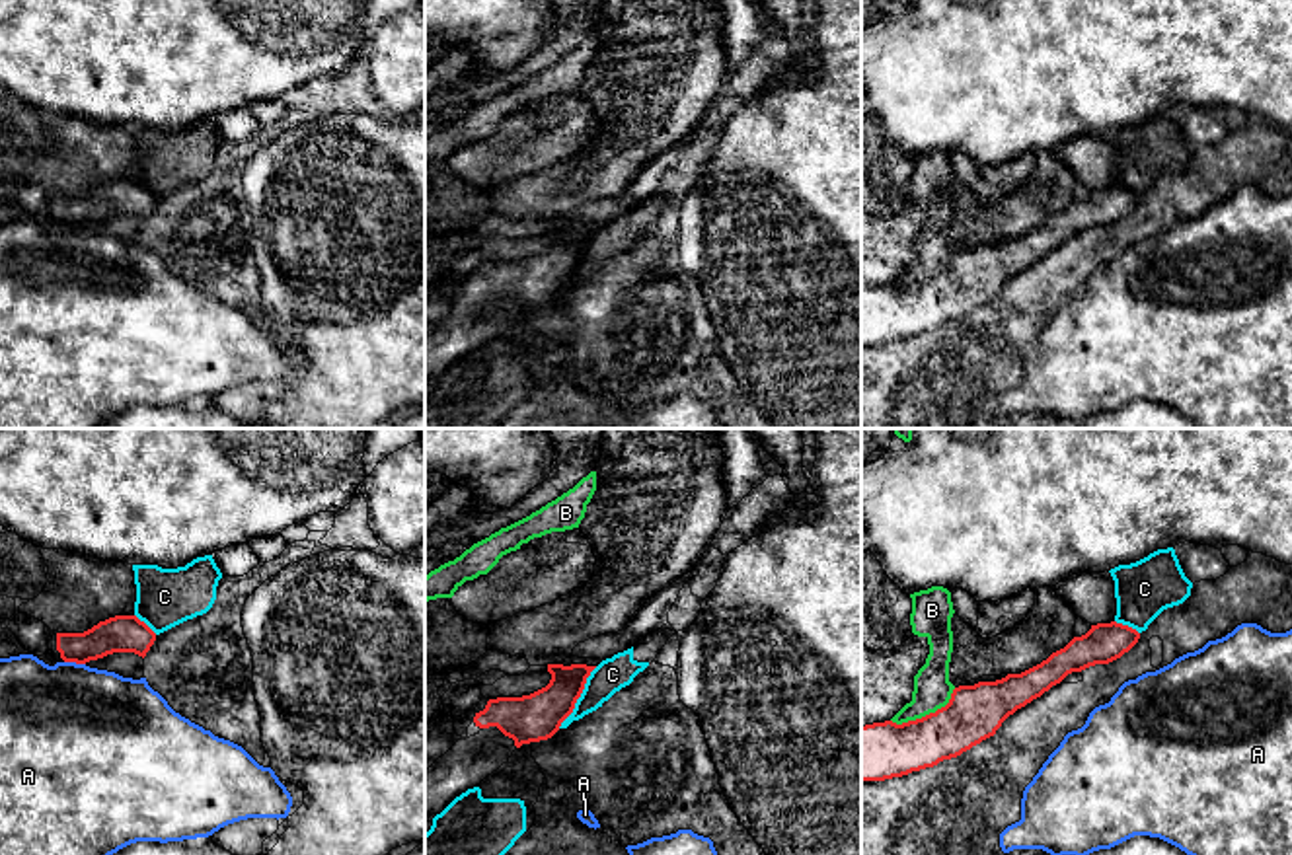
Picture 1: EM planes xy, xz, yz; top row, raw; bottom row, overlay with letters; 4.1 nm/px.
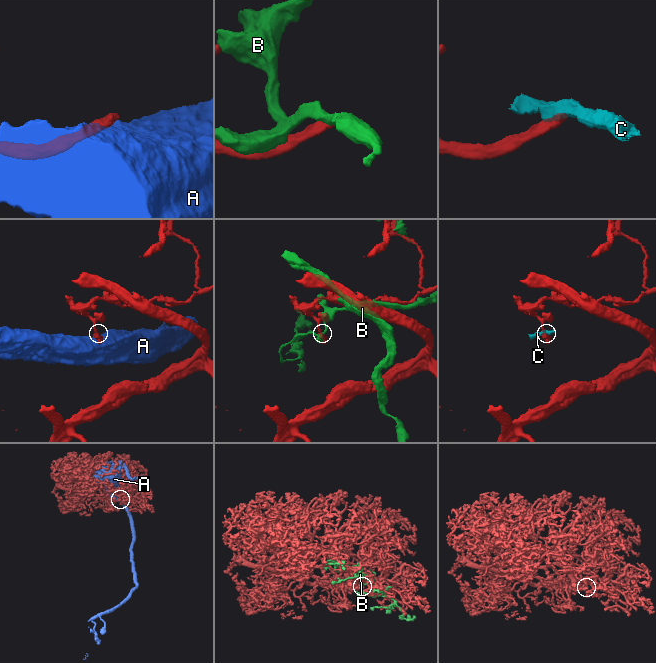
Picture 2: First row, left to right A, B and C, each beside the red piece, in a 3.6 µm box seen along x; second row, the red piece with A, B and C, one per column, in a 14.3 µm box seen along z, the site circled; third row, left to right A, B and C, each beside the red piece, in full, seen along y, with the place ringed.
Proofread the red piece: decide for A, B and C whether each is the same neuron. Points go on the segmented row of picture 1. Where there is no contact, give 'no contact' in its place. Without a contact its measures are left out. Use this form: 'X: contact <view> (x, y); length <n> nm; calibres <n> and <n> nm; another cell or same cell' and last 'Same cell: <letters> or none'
A: contact xy (75, 661); length 90 nm; calibres 160 and 480 nm; another cell
B: contact yz (926, 715); length 300 nm; calibres 240 and 160 nm; another cell
C: contact xz (579, 696); length 300 nm; calibres 200 and 140 nm; another cell
Same cell: none

